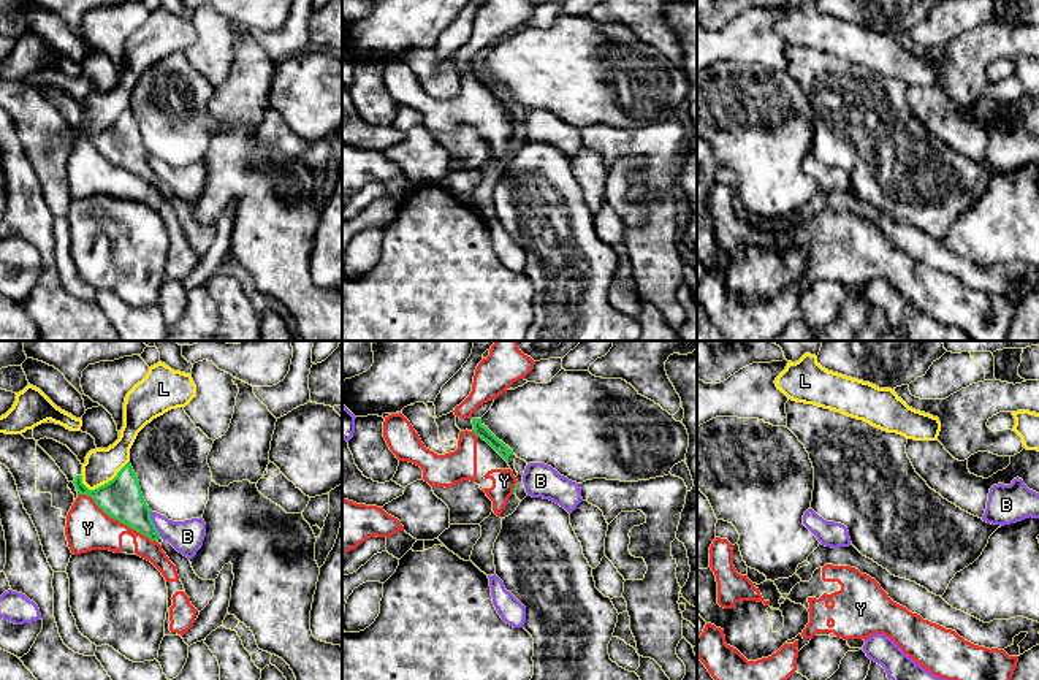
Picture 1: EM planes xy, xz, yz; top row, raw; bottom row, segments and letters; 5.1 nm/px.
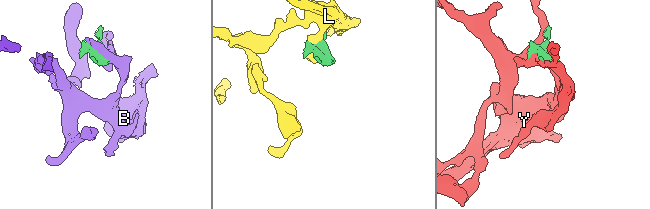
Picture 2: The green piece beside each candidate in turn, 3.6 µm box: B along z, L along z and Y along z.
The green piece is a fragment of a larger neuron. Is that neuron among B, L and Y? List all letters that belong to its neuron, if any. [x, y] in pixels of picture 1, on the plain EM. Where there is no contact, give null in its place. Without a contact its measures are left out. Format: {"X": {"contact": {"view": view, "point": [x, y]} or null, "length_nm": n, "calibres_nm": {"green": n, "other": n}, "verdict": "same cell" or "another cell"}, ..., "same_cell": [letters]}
{"B": {"contact": {"view": "xy", "point": [152, 168]}, "length_nm": 150, "calibres_nm": {"green": 220, "other": 160}, "verdict": "another cell"}, "L": {"contact": {"view": "xy", "point": [105, 129]}, "length_nm": 280, "calibres_nm": {"green": 220, "other": 180}, "verdict": "another cell"}, "Y": {"contact": {"view": "xy", "point": [117, 165]}, "length_nm": 480, "calibres_nm": {"green": 220, "other": 220}, "verdict": "another cell"}, "same_cell": []}

